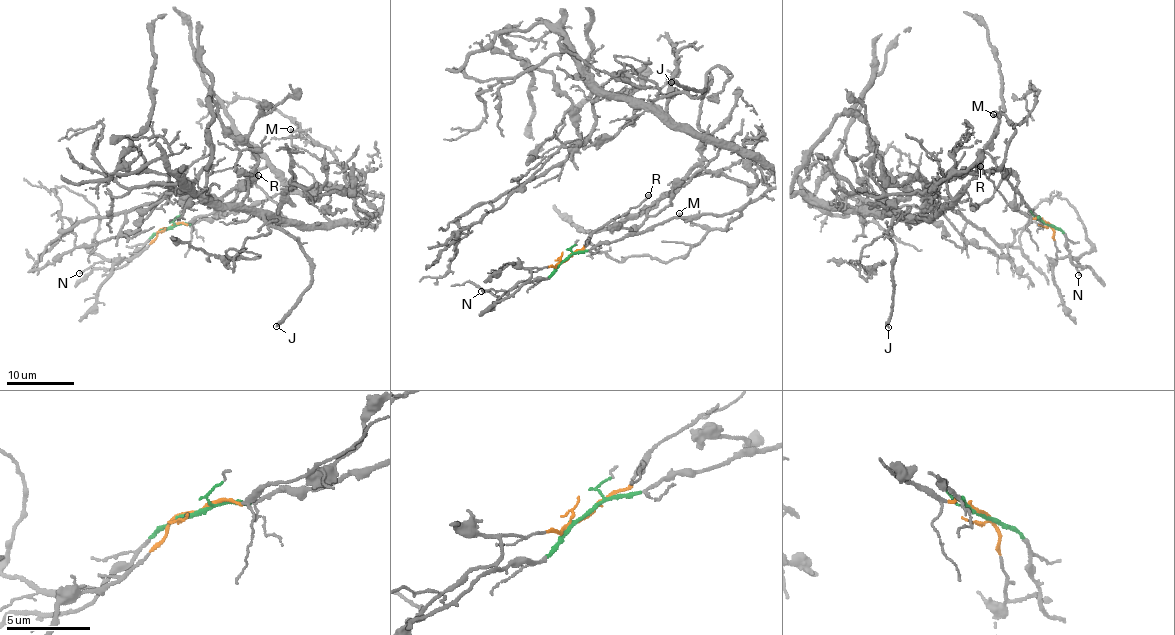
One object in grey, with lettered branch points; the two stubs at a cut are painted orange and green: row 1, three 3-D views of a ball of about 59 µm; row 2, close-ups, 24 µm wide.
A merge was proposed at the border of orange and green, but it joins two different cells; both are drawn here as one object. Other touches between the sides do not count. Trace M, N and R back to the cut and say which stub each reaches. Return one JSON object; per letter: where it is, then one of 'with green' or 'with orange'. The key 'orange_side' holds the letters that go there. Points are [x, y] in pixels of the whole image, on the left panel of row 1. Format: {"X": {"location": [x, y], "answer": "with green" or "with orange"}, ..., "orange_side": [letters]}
{"M": {"location": [290, 129], "answer": "with green"}, "N": {"location": [79, 273], "answer": "with orange"}, "R": {"location": [258, 175], "answer": "with orange"}, "orange_side": ["N", "R"]}

